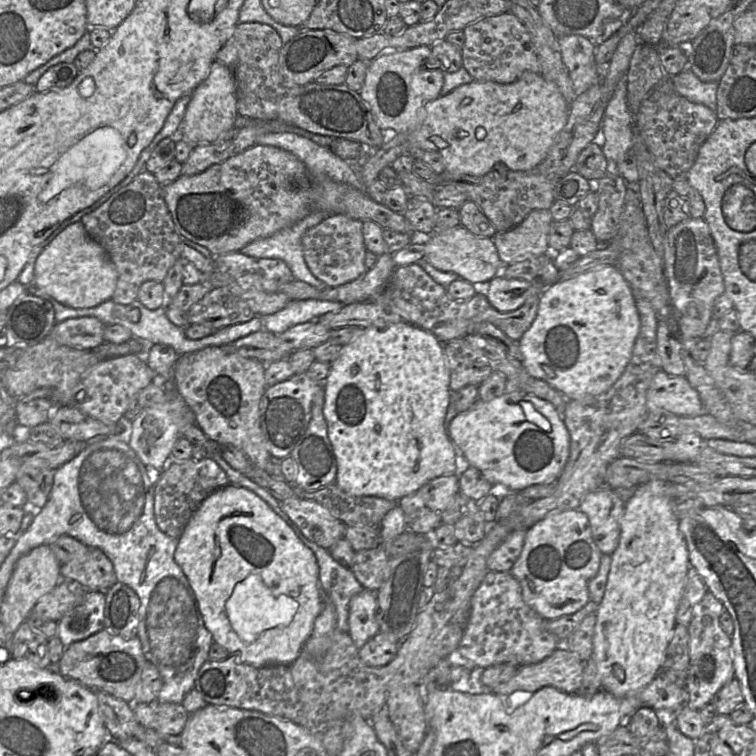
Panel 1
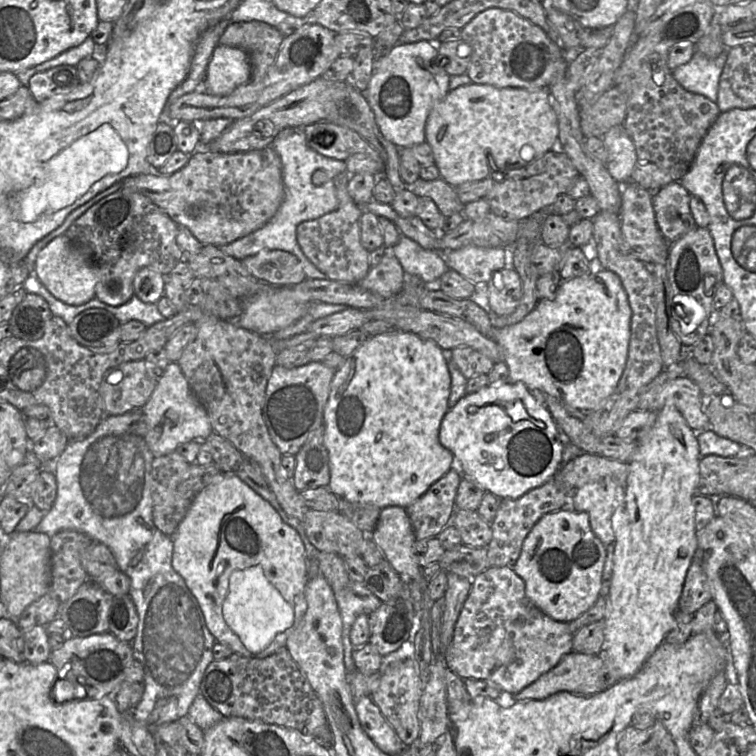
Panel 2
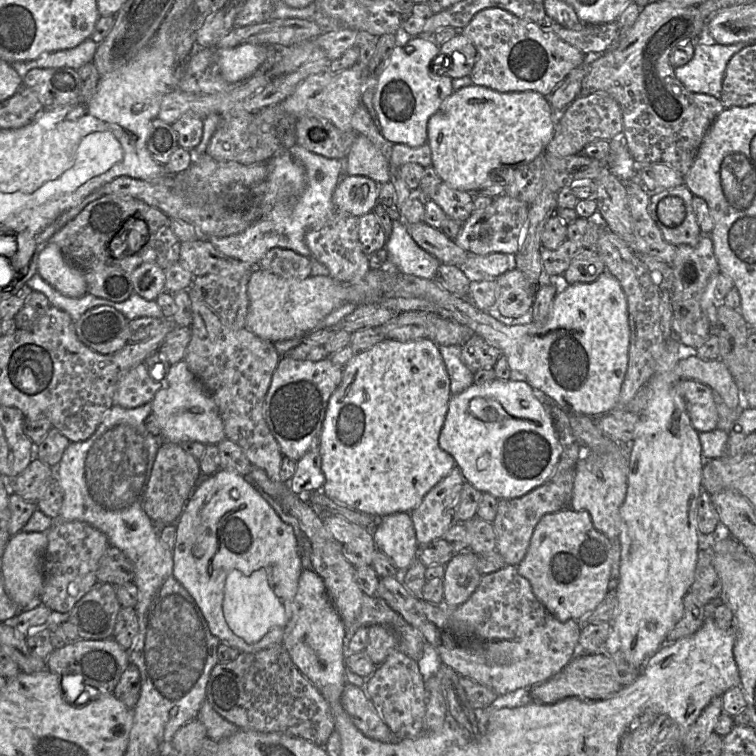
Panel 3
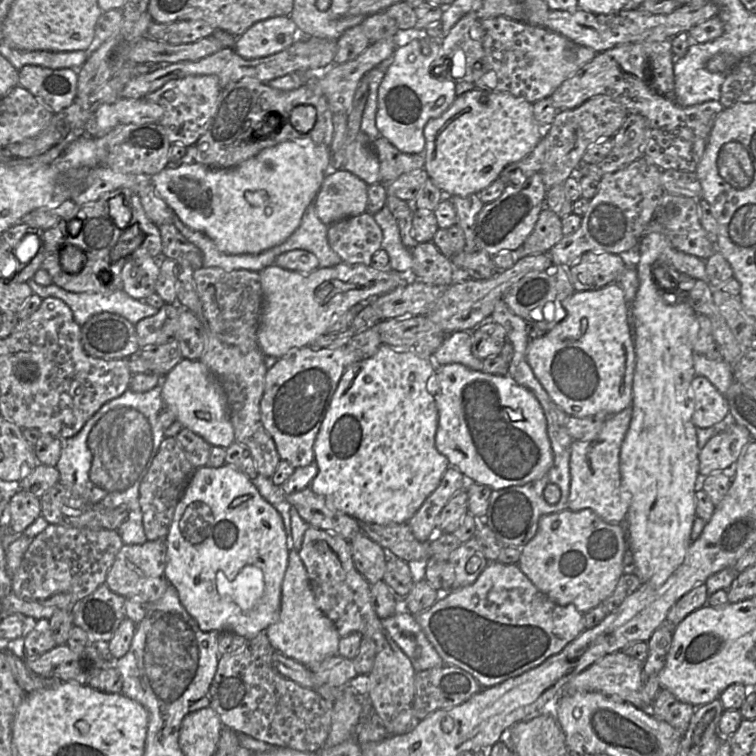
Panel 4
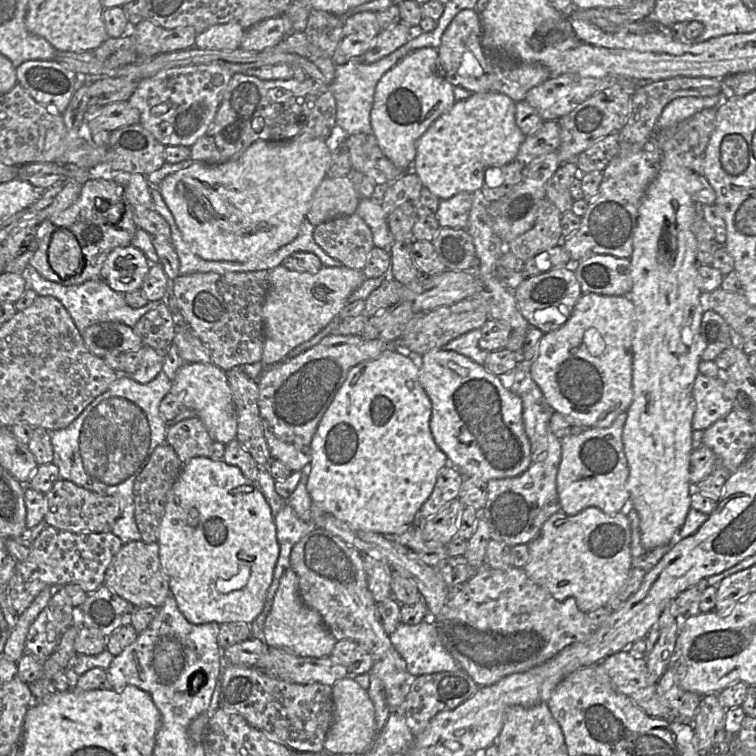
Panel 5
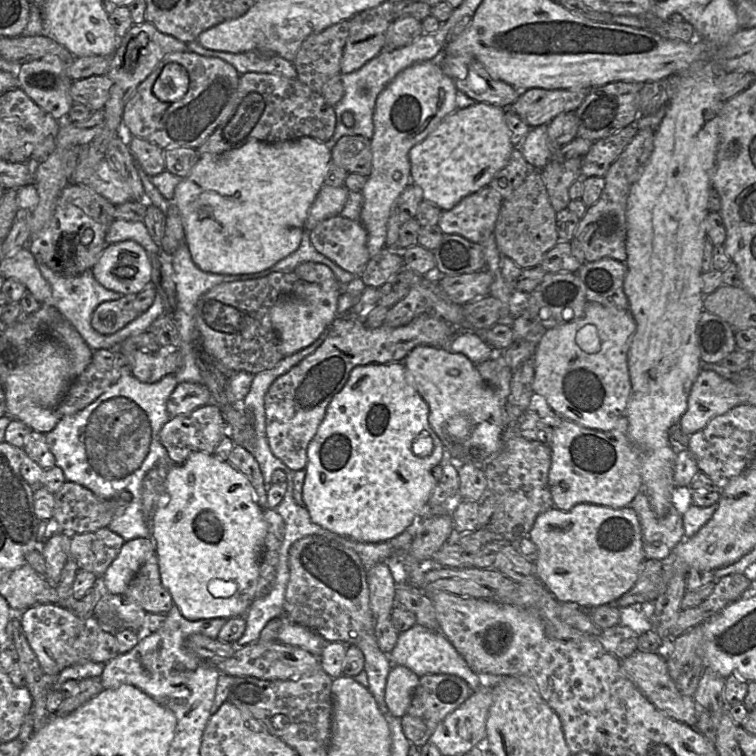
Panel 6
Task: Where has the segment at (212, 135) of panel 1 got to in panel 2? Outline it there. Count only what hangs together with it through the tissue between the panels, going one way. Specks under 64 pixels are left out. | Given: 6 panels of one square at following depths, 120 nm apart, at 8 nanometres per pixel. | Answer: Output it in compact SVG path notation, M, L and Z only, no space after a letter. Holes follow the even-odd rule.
M218 45L208 62L201 90L225 96L251 79L252 67L248 54L241 48Z

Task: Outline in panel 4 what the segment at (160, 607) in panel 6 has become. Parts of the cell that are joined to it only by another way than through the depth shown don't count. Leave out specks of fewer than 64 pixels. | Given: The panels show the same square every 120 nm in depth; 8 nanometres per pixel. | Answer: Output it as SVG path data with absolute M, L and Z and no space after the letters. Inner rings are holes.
M165 538L146 541L143 544L124 544L110 567L105 584L115 593L125 598L151 604L162 597L169 581L165 575L167 563L167 543Z

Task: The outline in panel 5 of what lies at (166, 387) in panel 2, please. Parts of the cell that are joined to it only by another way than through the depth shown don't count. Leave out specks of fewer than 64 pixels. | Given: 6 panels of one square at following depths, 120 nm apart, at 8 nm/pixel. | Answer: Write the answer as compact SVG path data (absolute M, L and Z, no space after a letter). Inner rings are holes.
M184 363L172 380L170 393L187 409L196 412L196 416L203 422L214 441L227 445L236 439L237 412L227 372L213 363Z

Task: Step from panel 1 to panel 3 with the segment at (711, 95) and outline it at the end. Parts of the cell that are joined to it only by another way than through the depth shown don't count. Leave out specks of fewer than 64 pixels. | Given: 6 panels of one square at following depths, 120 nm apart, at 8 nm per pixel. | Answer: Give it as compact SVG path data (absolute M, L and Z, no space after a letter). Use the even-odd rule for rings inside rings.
M695 44L693 57L685 65L676 67L675 75L688 91L720 99L729 60L748 44Z

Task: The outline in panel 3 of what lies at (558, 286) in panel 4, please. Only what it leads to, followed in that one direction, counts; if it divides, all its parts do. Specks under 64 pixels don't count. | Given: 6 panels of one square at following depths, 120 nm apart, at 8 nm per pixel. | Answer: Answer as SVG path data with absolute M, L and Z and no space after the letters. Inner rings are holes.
M510 268L496 278L495 309L504 317L519 318L531 311L538 281L532 281L517 268Z

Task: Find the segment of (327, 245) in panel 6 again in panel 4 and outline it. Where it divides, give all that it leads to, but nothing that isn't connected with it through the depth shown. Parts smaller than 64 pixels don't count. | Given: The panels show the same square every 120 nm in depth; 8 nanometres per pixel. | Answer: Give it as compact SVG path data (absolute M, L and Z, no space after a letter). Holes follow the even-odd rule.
M365 211L328 226L327 239L342 262L369 265L374 253L381 248L382 231L373 215Z

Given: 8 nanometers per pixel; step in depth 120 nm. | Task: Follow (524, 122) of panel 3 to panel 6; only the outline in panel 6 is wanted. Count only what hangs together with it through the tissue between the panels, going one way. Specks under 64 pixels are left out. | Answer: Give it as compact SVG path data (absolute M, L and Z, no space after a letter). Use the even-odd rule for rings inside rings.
M483 102L457 108L420 143L409 151L411 183L419 186L423 199L435 203L442 211L451 210L463 198L488 186L494 175L506 166L515 148L505 121L506 109Z

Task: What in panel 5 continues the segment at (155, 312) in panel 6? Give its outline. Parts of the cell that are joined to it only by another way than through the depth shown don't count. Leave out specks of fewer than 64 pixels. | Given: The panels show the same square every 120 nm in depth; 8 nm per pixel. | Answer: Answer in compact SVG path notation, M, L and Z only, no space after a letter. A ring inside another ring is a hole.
M31 266L22 273L22 277L27 281L28 287L33 289L38 296L52 296L59 300L69 312L81 335L89 326L104 322L117 322L133 328L146 313L157 308L162 302L148 302L148 304L142 308L131 308L126 303L124 295L114 291L101 278L86 281L81 285L64 286L45 279Z

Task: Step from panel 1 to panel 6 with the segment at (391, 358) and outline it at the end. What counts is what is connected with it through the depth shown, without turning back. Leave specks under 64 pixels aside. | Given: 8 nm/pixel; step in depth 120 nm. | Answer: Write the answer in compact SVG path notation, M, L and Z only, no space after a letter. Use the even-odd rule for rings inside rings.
M403 362L388 364L368 364L356 366L350 372L344 387L334 395L318 430L308 445L306 476L303 486L304 506L312 521L321 527L339 535L363 543L381 543L389 541L410 527L415 521L421 521L428 509L428 502L437 483L433 469L447 458L445 448L429 425L429 407L408 376Z

